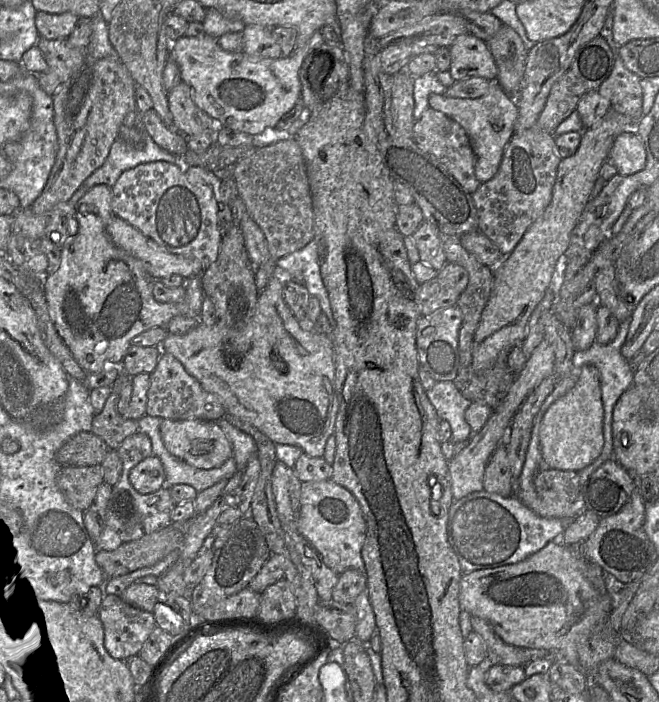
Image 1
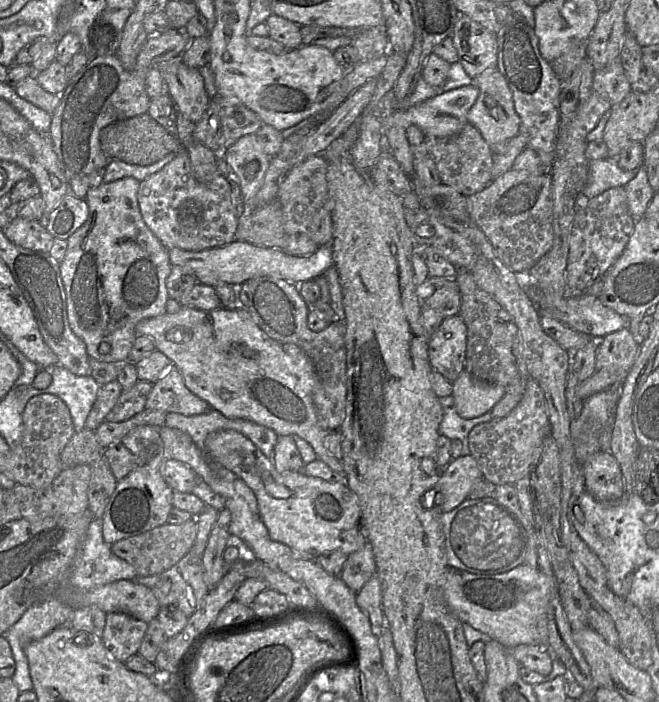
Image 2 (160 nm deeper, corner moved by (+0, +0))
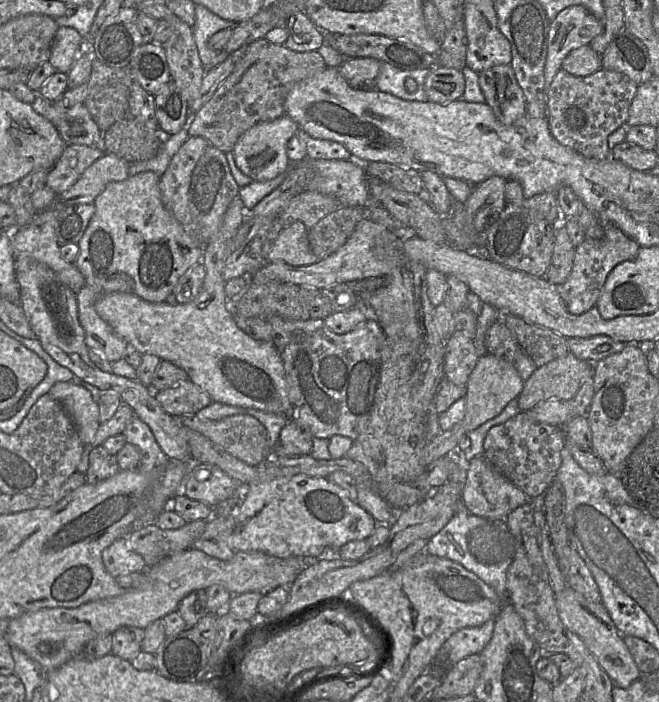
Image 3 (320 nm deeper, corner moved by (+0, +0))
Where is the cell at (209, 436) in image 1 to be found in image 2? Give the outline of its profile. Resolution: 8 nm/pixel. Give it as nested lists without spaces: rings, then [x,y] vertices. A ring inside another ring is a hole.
[[[222,430],[210,433],[205,440],[204,453],[209,461],[236,474],[253,491],[269,537],[273,541],[287,545],[302,559],[313,561],[318,556],[332,551],[350,555],[367,543],[362,529],[360,503],[356,494],[346,484],[307,476],[303,473],[303,469],[300,472],[278,472],[270,458],[267,458],[249,439],[234,431]]]

